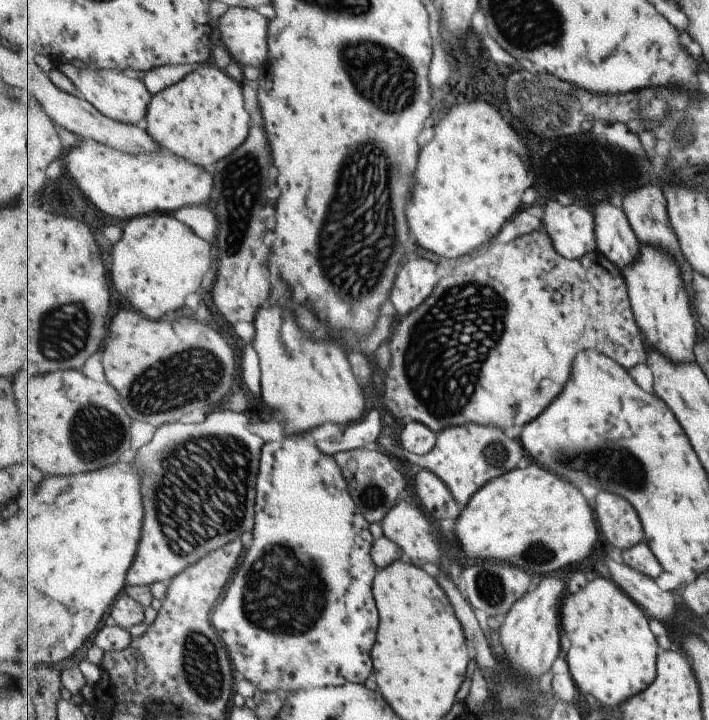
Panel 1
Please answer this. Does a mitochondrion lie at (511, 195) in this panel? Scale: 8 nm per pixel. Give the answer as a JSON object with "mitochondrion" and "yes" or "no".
{"mitochondrion":"no"}

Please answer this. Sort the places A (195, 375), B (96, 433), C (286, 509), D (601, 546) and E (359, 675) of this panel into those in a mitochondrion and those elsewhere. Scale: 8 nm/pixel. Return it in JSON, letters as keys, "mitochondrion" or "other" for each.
{"A":"mitochondrion","B":"mitochondrion","C":"other","D":"other","E":"other"}

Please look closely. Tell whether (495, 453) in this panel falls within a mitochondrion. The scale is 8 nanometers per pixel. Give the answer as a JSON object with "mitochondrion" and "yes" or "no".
{"mitochondrion":"yes"}

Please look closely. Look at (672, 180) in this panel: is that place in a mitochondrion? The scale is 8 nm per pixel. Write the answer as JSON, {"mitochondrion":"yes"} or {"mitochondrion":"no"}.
{"mitochondrion":"no"}

